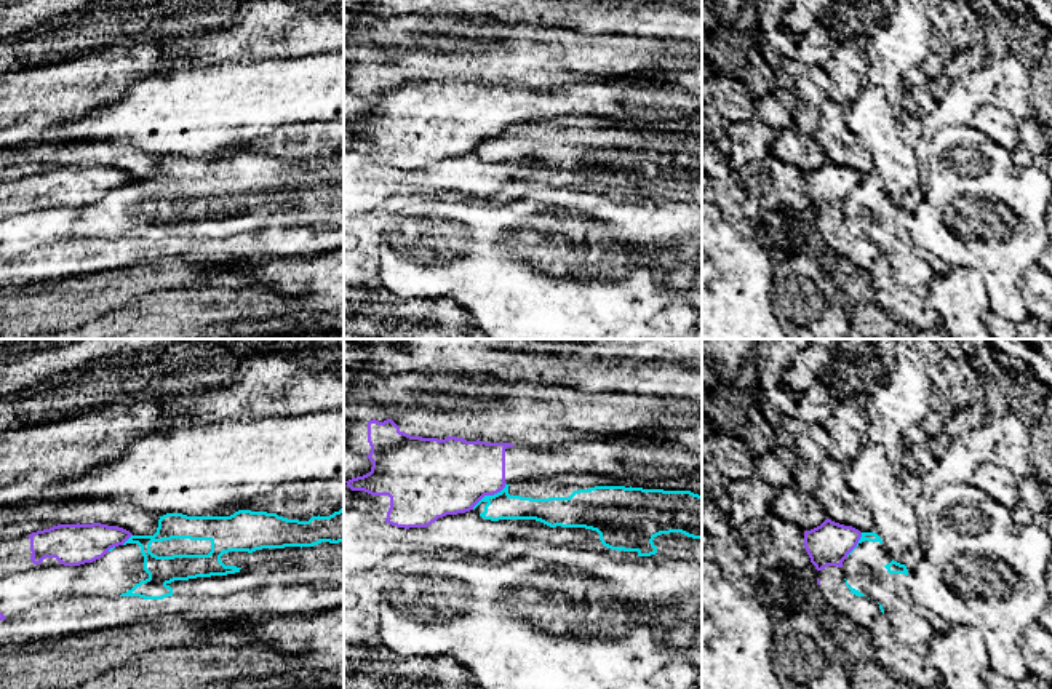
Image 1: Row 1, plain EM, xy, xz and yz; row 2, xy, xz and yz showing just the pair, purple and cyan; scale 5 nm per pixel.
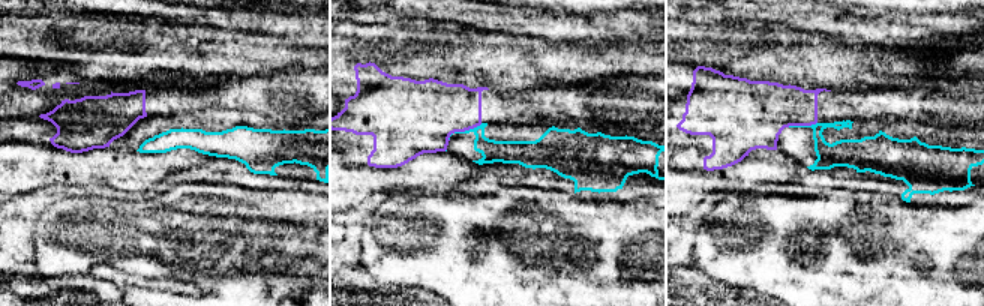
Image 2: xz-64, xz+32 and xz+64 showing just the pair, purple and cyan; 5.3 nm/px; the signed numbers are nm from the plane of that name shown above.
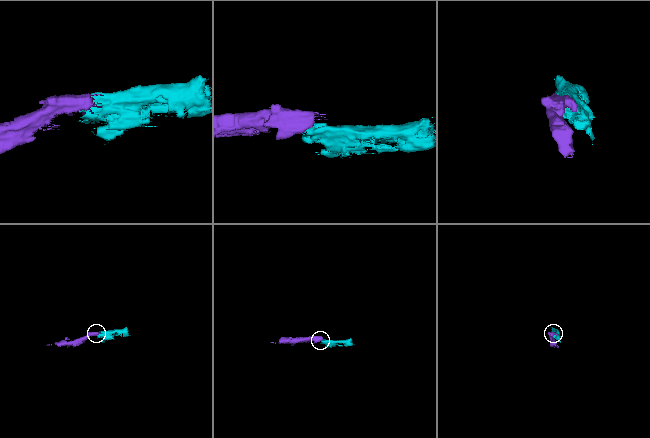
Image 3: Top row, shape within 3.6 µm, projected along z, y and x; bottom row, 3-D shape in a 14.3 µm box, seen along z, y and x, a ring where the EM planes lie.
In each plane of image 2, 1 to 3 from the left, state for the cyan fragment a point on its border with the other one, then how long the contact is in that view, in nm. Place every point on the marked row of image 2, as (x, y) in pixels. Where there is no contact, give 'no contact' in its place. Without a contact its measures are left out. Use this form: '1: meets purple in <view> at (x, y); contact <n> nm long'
1: no contact
2: meets purple in xz+32 at (464, 131); contact 200 nm long
3: meets purple in xz+64 at (801, 125); contact 160 nm long

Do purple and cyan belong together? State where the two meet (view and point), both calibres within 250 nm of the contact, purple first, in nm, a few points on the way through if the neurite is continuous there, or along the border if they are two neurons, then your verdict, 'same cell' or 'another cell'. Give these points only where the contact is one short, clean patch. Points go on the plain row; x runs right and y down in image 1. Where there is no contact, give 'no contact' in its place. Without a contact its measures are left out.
xz (490, 136) | 380/140 nm | along xz (506, 125), (499, 133), (486, 136), (472, 151) | another cell

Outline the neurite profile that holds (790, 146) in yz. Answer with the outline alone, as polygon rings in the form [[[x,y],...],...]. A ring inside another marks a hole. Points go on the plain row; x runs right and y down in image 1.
[[[795,125],[777,133],[771,153],[803,173],[811,173],[828,160],[815,139],[803,134]]]

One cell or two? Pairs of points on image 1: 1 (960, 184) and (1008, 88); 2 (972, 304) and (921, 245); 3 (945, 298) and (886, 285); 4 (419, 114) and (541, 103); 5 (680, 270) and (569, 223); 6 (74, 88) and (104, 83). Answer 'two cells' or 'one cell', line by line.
1: one cell
2: two cells
3: two cells
4: one cell
5: one cell
6: two cells

